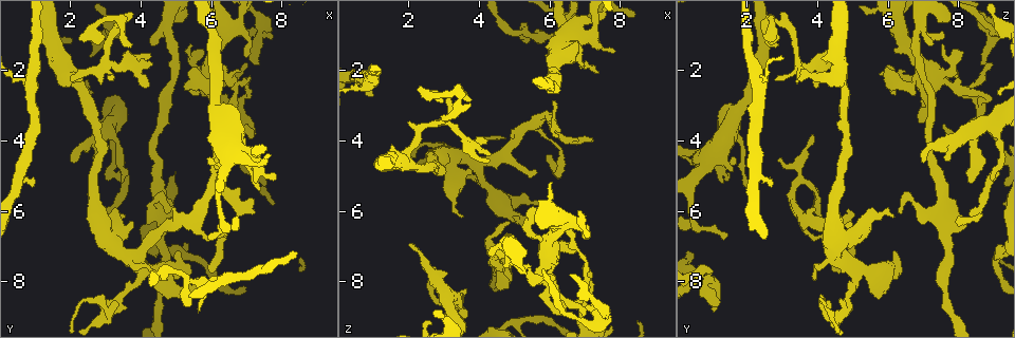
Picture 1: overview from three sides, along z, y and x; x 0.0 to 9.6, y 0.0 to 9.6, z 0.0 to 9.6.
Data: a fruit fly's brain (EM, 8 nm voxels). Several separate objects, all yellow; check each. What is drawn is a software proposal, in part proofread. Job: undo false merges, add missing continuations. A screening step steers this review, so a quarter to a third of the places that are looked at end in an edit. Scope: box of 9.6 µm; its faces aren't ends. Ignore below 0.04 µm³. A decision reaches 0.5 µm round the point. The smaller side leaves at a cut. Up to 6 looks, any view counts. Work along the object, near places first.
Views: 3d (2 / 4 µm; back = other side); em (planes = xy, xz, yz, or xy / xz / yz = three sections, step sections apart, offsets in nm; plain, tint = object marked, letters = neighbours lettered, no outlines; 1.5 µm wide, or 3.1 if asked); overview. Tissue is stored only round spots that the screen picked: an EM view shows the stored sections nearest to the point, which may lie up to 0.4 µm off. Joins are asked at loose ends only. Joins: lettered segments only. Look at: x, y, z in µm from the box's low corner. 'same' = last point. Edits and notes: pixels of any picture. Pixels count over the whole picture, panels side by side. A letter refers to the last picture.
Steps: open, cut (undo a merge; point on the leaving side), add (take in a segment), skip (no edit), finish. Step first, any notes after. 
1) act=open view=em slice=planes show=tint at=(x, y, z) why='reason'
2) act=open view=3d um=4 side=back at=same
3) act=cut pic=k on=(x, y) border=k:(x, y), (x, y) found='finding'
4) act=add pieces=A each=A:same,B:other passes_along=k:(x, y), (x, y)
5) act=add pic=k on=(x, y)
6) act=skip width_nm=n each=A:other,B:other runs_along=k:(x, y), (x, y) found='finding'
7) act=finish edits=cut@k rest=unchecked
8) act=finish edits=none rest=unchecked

act=open view=em slice=yz step=8 show=tint at=(5.40, 6.30, 3.60) why='sharp bend'

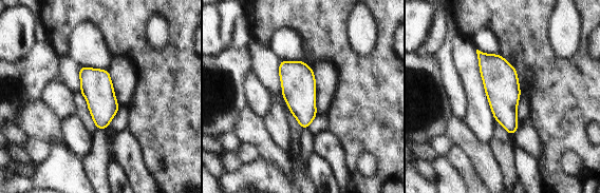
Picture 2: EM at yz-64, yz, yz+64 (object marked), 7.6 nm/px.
act=open view=em slice=planes show=letters at=same why='cut it another way'

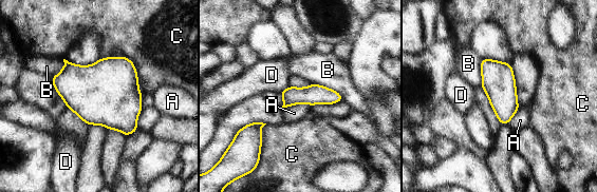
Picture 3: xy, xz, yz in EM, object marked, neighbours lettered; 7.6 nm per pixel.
act=skip each=A:other,B:other,C:other,D:other border=3:(312, 82), (335, 90), (343, 100) found='continuous, no second neuron'

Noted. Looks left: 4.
act=open view=3d um=2 at=(5.50, 7.95, 1.05) why='thick turns thin'

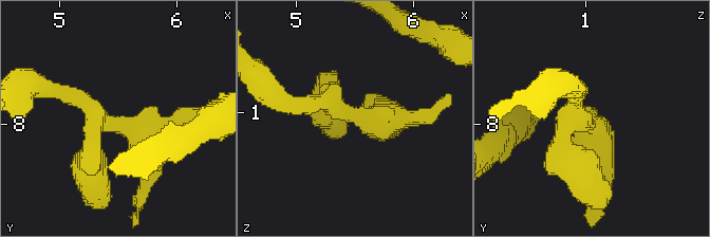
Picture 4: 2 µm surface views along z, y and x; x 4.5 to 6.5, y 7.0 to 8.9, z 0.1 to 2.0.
act=open view=em slice=xy step=8 show=tint at=(5.50, 8.00, 1.02) why='shape alone is not enough'

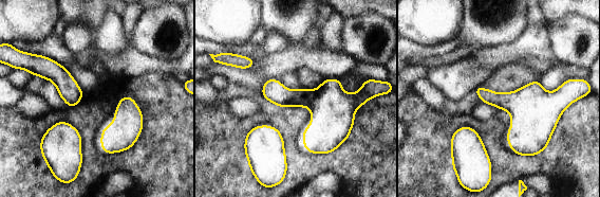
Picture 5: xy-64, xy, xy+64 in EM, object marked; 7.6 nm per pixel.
act=open view=em slice=xy step=8 show=letters at=same

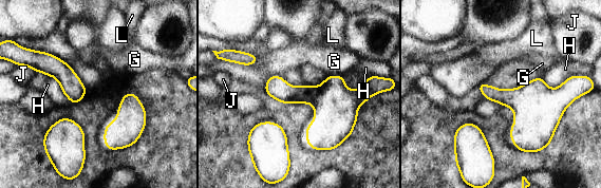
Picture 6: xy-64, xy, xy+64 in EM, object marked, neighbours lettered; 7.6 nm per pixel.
act=skip each=G:other,H:other,J:other,L:other found='continuous, no second neuron'

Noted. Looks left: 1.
act=open view=em slice=planes show=letters at=(3.80, 6.40, 4.90) why='branch stops here'

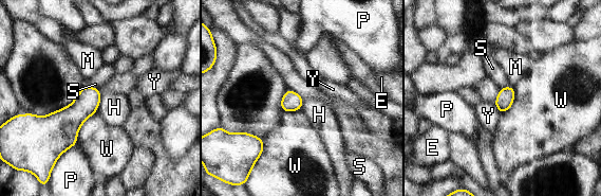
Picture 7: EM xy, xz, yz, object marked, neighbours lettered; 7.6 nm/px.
act=skip each=E:other,H:other,M:other,P:other,S:other,W:other,Y:other border=7:(100, 93), (100, 103), (95, 111) found='no lettered segment goes on from it'

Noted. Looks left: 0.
act=finish edits=none rest=unchecked

